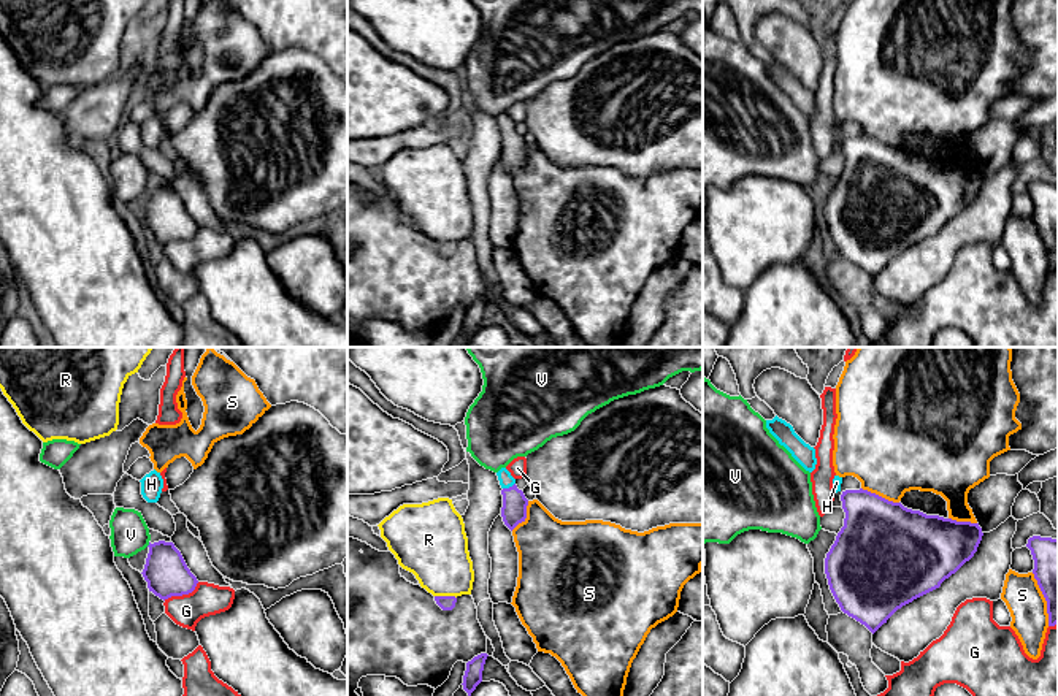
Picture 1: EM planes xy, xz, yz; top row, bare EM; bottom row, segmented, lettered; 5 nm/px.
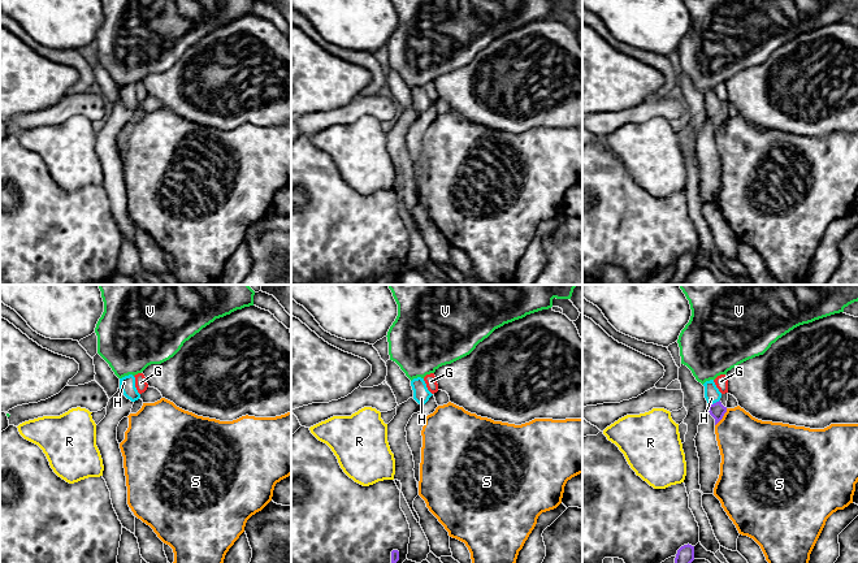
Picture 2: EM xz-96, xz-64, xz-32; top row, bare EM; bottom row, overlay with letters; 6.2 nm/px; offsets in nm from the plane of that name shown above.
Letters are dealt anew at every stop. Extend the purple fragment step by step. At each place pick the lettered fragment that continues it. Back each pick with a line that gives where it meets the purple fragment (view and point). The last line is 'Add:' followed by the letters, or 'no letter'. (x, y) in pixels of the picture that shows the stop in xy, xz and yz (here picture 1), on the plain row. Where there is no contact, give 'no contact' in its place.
H: xz (509, 132)
Add: H

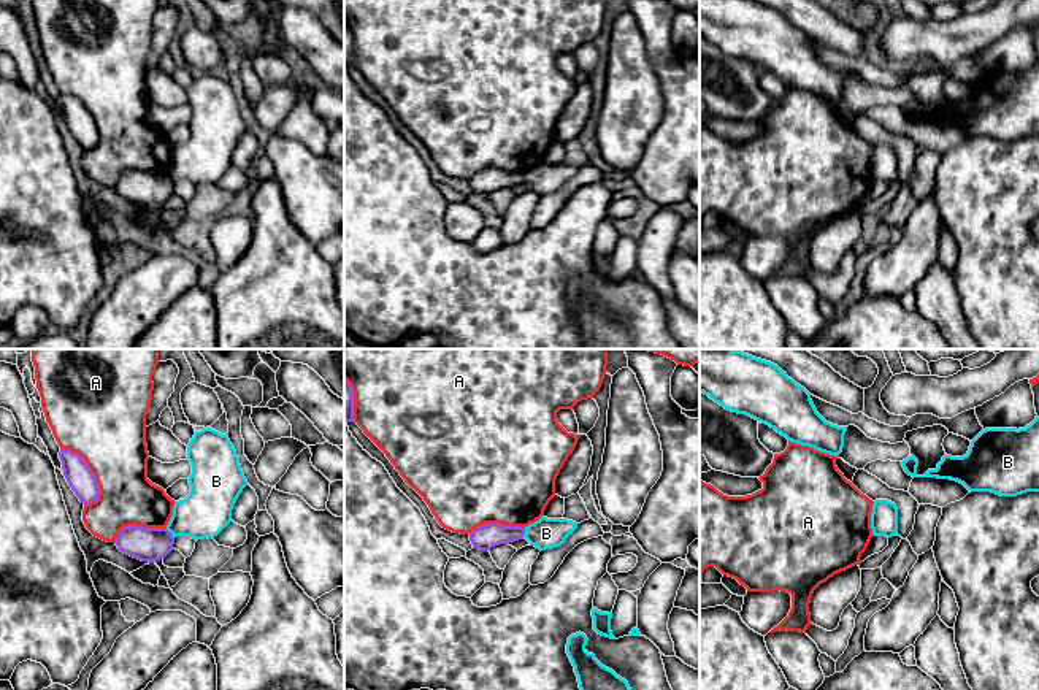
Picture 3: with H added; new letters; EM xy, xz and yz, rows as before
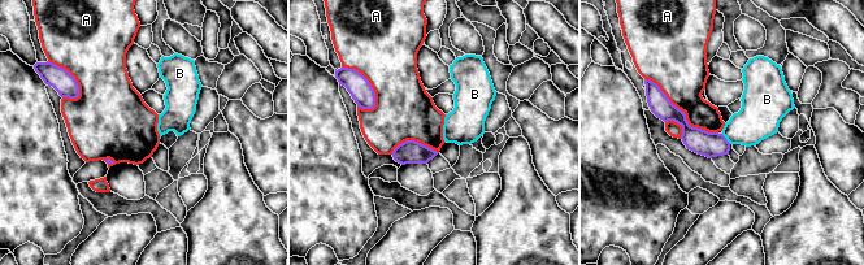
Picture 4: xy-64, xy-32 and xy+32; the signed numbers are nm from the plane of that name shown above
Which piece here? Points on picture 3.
Add: no letter

